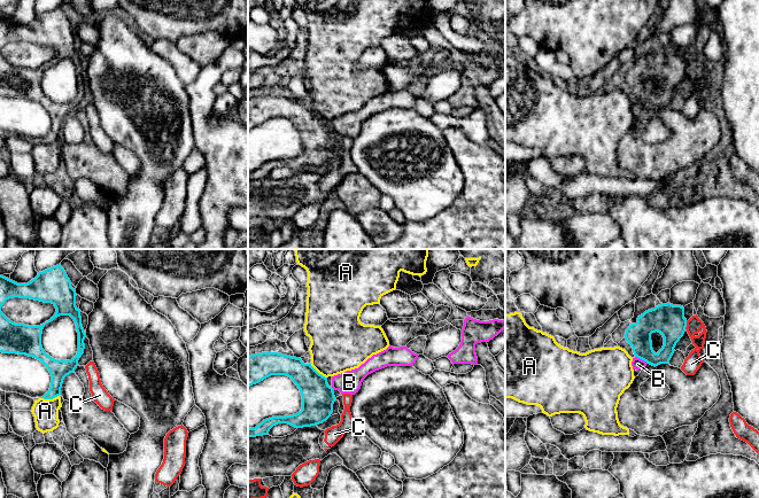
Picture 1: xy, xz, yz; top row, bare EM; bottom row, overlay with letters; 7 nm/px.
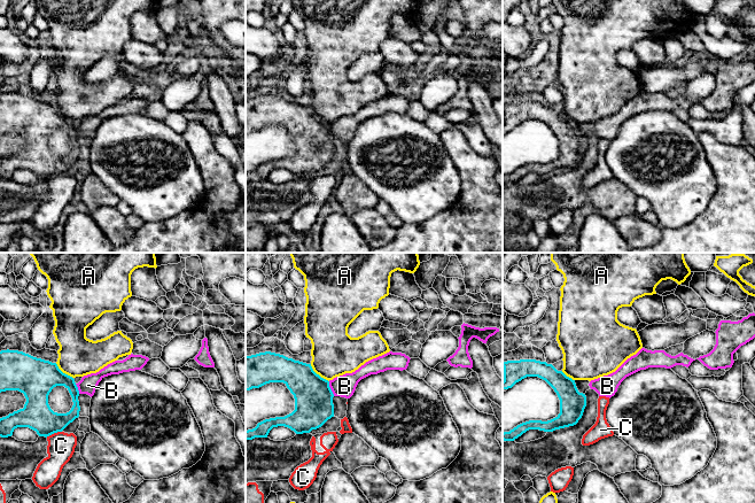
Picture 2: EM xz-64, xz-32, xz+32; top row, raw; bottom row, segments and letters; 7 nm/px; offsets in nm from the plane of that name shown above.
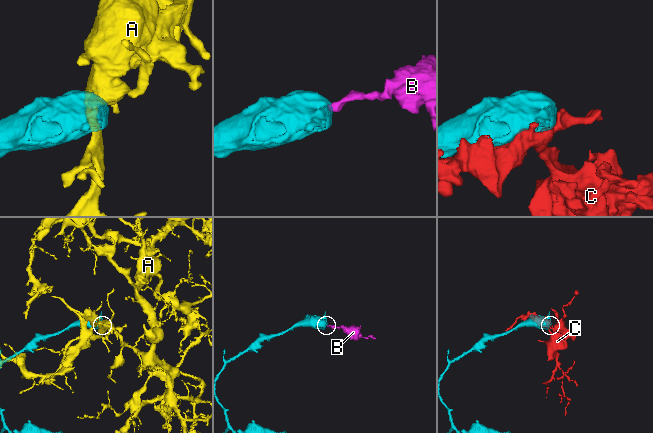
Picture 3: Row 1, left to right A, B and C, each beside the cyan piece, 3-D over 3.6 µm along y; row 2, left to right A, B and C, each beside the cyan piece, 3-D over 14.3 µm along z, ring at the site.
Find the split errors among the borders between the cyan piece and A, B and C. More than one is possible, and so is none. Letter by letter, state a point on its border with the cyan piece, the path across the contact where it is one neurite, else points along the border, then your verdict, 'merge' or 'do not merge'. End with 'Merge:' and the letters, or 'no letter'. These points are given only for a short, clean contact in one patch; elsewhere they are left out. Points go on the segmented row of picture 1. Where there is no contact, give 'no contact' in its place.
A: contact xy (51, 398); do not merge
B: contact yz (641, 358); border yz (635, 356), (647, 363); do not merge
C: contact yz (686, 325); do not merge
Merge: no letter

